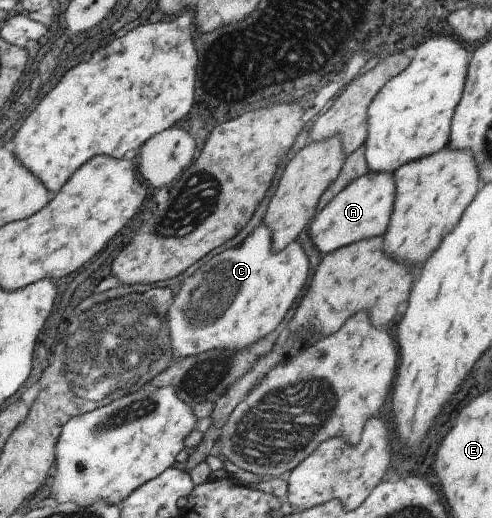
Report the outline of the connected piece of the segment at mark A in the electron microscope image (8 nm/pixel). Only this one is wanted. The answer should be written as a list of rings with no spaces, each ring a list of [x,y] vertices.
[[[370,173],[355,178],[347,184],[330,202],[315,211],[307,224],[307,240],[311,241],[320,255],[337,248],[382,234],[393,205],[394,183],[392,173]]]

